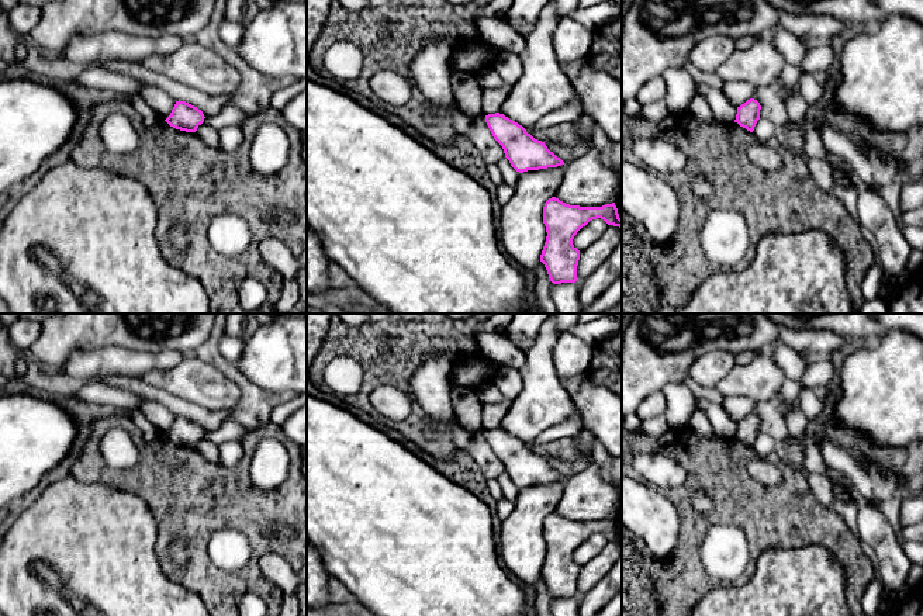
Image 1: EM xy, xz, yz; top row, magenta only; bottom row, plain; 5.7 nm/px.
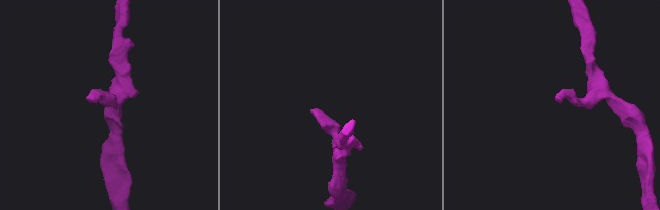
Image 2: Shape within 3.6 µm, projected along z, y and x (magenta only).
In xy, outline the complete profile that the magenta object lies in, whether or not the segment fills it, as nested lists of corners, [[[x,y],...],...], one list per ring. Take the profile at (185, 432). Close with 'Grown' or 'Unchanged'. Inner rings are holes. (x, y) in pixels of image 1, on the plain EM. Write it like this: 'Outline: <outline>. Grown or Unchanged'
Outline: [[[176,416],[170,430],[165,436],[176,444],[196,447],[204,437],[204,433],[203,426],[197,422],[186,416]]]. Unchanged

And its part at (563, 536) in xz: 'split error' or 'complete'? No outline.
complete

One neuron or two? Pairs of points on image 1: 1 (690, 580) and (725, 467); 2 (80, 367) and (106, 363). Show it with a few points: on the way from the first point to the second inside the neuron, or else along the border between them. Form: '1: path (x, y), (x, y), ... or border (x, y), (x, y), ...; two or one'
1: path (690, 552), (691, 536), (725, 505), (725, 495); one
2: path (86, 364), (100, 363); one

